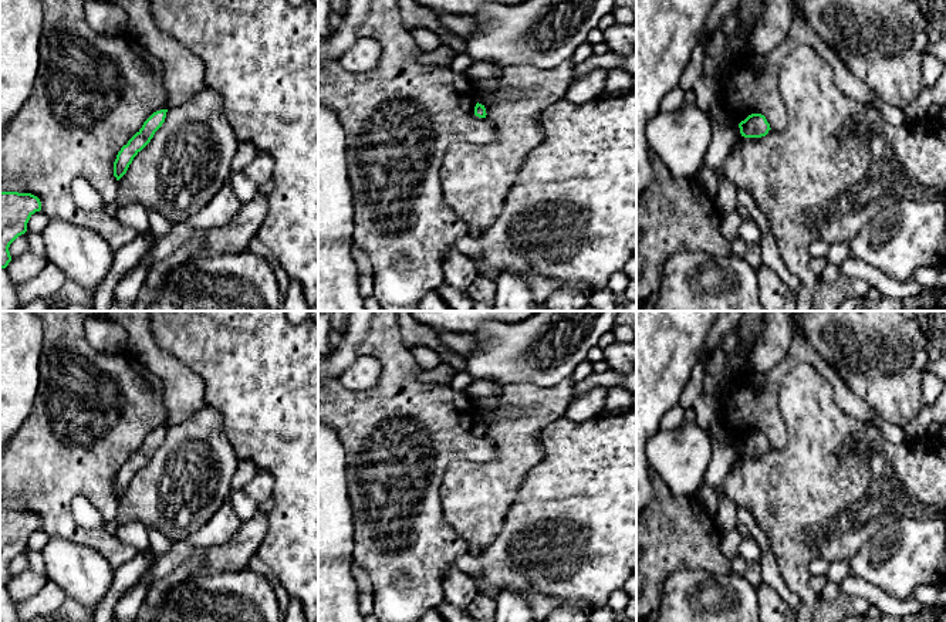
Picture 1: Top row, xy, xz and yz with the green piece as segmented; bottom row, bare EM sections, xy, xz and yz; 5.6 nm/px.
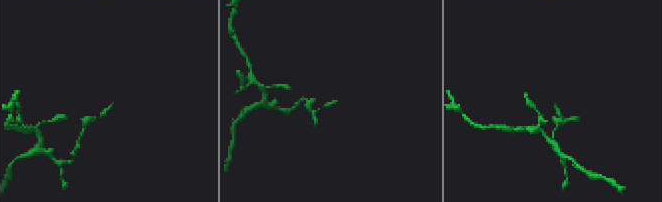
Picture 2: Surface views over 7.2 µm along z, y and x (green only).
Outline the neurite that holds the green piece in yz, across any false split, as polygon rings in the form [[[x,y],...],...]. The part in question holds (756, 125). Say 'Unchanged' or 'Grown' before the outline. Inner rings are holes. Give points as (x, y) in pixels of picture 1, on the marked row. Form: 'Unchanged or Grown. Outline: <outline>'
Unchanged. Outline: [[[751,114],[739,124],[740,133],[744,138],[761,138],[768,133],[770,124],[761,114]]]

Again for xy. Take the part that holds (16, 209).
Unchanged. Outline: [[[0,192],[0,268],[11,261],[10,244],[27,231],[30,217],[41,210],[41,202],[31,193]]]

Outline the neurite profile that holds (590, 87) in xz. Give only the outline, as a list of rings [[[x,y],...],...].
[[[597,68],[584,77],[574,78],[568,87],[564,99],[572,104],[585,104],[601,97],[608,71]]]

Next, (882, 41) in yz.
[[[793,0],[793,10],[804,11],[804,20],[838,53],[849,71],[876,95],[879,104],[903,109],[925,89],[922,57],[929,43],[928,21],[915,0]]]

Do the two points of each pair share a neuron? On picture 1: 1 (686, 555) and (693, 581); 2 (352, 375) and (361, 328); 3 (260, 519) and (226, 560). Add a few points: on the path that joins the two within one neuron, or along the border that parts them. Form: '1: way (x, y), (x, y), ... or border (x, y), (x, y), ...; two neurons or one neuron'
1: border (723, 575), (673, 571), (662, 590); two neurons
2: border (360, 355), (337, 379); two neurons
3: way (254, 528), (236, 550); one neuron

